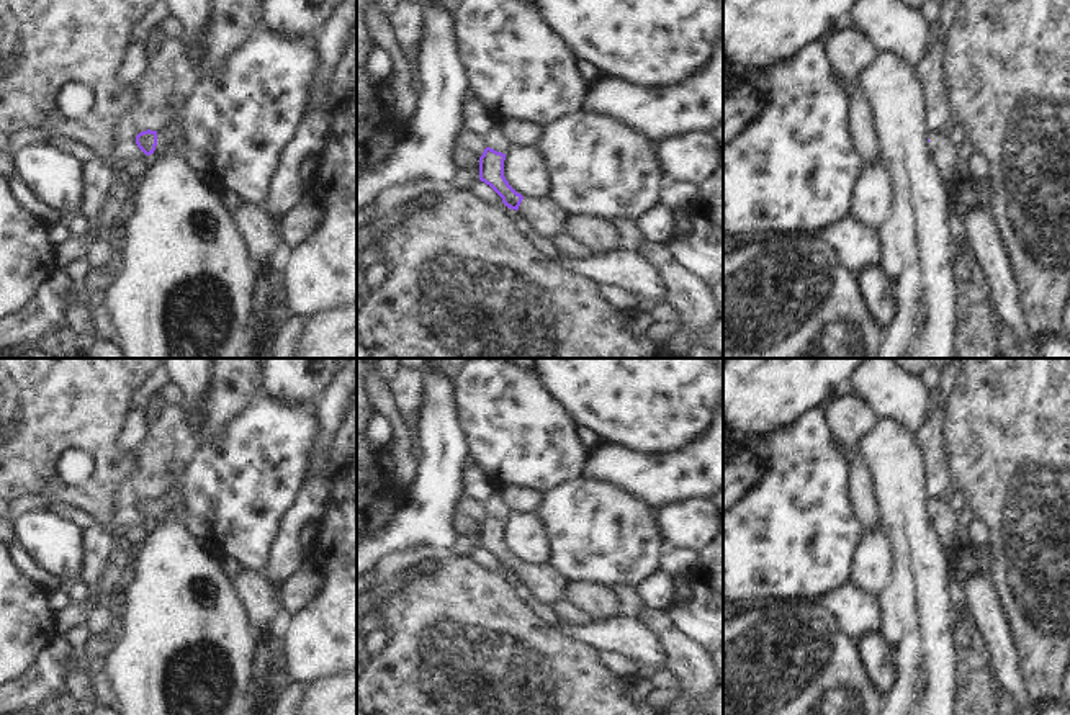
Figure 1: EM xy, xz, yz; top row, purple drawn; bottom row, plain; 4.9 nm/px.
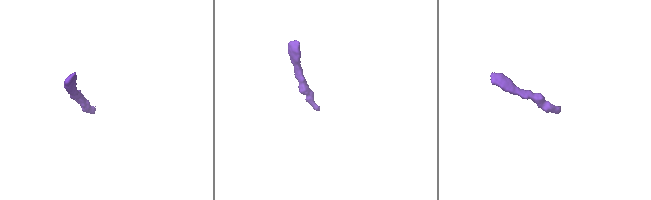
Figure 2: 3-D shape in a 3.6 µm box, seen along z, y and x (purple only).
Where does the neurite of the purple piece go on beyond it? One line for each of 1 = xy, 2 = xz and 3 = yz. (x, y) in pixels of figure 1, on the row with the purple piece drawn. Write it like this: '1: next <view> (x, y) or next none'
1: next xy (169, 138)
2: next xz (542, 216)
3: next none

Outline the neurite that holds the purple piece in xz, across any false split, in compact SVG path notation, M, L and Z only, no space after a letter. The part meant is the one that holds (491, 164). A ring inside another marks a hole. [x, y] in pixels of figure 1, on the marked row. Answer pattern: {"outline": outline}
{"outline": "M486 147L479 157L479 180L489 185L502 203L517 211L520 224L543 237L566 234L568 216L548 198L524 198L504 177L506 154Z"}

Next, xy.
{"outline": "M182 119L162 128L159 133L151 129L139 133L136 136L136 144L146 155L155 151L160 154L177 151L183 155Z"}

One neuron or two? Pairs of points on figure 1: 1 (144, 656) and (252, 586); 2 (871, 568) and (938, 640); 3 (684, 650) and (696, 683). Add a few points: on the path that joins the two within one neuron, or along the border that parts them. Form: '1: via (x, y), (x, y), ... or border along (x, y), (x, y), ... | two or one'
1: border along (229, 583), (251, 632) | two
2: border along (892, 547), (892, 575), (879, 598) | two
3: via (684, 658), (696, 674) | one

